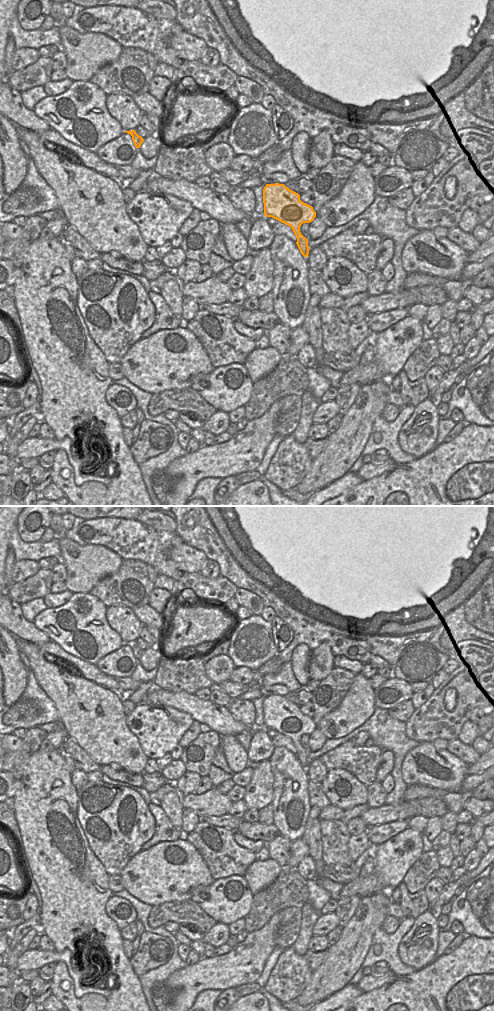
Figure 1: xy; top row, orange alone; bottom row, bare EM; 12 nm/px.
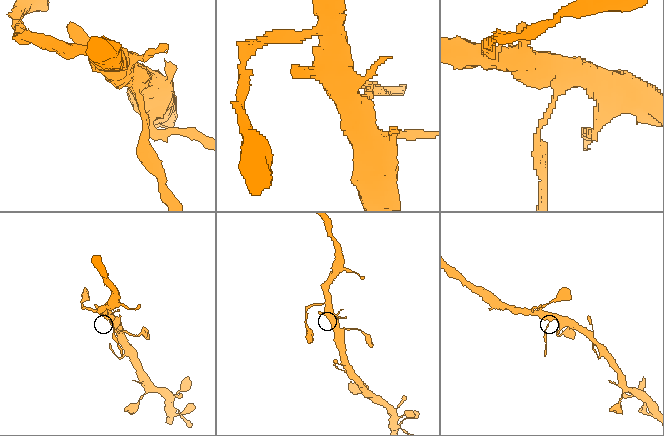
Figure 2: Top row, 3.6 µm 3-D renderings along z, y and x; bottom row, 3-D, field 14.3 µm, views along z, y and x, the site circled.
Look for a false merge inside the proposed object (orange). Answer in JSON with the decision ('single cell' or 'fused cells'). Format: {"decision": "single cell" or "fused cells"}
{"decision": "fused cells"}

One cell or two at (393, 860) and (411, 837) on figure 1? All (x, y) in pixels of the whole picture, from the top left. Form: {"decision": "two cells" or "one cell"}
{"decision": "one cell"}

